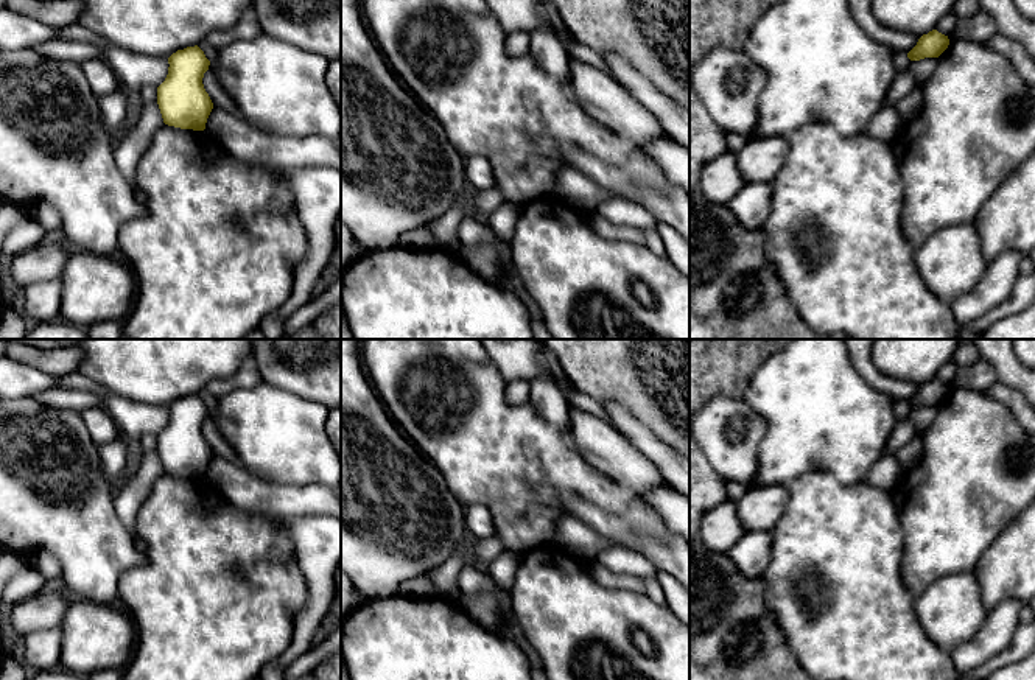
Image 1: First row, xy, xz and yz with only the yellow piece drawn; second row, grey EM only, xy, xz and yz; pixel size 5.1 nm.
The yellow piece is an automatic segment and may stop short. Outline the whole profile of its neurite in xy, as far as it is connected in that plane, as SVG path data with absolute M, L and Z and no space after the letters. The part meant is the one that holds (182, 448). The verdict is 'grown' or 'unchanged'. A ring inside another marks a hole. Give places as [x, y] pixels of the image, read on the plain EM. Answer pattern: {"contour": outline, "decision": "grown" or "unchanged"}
{"contour": "M195 394L177 398L168 406L168 423L157 436L157 453L168 475L204 479L213 451L202 426L210 409Z", "decision": "unchanged"}

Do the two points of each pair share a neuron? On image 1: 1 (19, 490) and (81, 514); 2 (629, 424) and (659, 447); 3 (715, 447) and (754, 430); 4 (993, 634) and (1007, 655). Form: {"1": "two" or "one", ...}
{"1": "one", "2": "one", "3": "one", "4": "two"}

